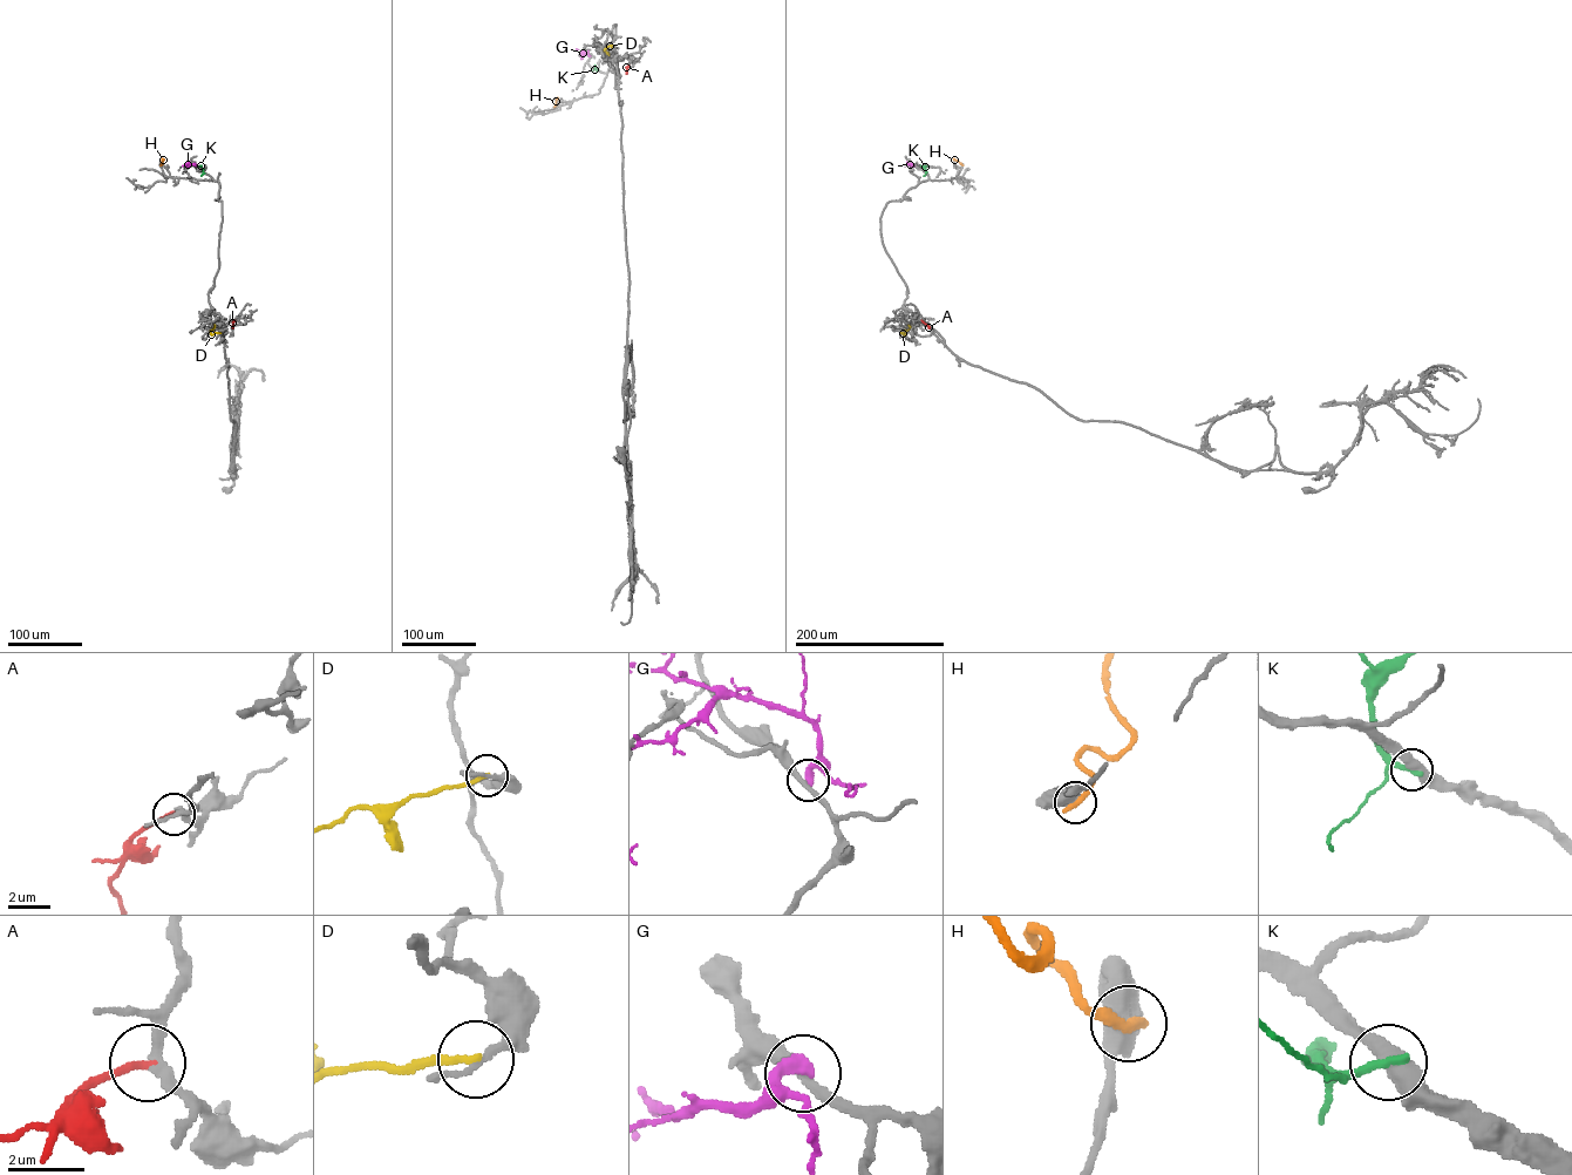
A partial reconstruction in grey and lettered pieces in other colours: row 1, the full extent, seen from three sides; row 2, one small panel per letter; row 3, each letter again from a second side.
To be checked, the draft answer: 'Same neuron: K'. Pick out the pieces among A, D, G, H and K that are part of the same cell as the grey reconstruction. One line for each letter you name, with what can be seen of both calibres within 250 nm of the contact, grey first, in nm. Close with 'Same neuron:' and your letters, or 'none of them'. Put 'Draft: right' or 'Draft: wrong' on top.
Draft: wrong
A: 240/200 nm
Same neuron: A

